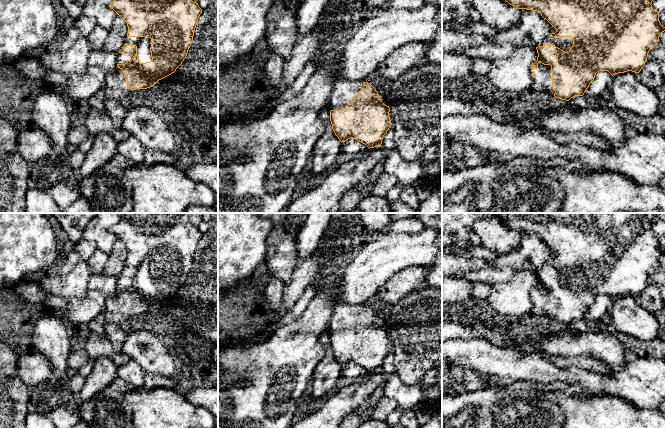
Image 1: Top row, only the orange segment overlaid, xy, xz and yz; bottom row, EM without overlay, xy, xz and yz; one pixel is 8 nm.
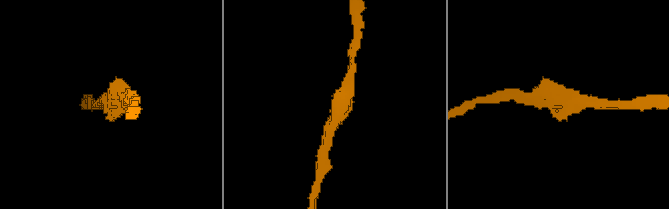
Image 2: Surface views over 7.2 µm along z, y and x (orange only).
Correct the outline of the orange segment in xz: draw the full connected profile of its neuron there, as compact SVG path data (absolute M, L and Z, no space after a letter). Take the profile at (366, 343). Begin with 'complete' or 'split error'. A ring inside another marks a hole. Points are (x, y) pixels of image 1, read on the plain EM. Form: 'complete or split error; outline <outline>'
split error; outline M336 301L333 305L330 325L330 345L335 359L341 366L353 362L369 373L381 370L384 359L392 349L389 330L385 329L376 313L366 306Z

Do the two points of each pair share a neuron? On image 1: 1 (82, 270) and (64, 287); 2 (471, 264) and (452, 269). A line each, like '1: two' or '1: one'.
1: one
2: one

